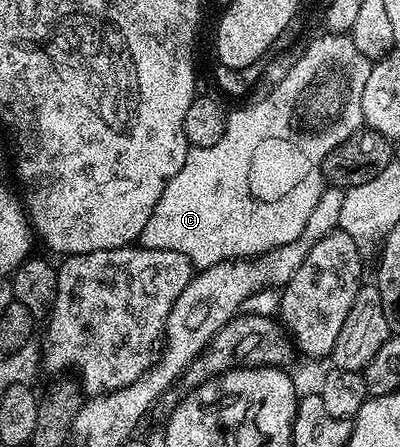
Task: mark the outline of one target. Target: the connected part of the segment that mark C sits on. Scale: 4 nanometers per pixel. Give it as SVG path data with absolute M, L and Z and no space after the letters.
M323 33L300 56L296 64L276 83L269 95L249 107L229 114L222 141L209 147L193 147L186 161L162 189L139 246L170 249L182 253L193 268L203 269L231 259L254 259L275 247L290 245L306 229L310 213L318 205L326 186L324 162L335 147L361 130L362 89L370 77L373 60L359 51L351 34Z

